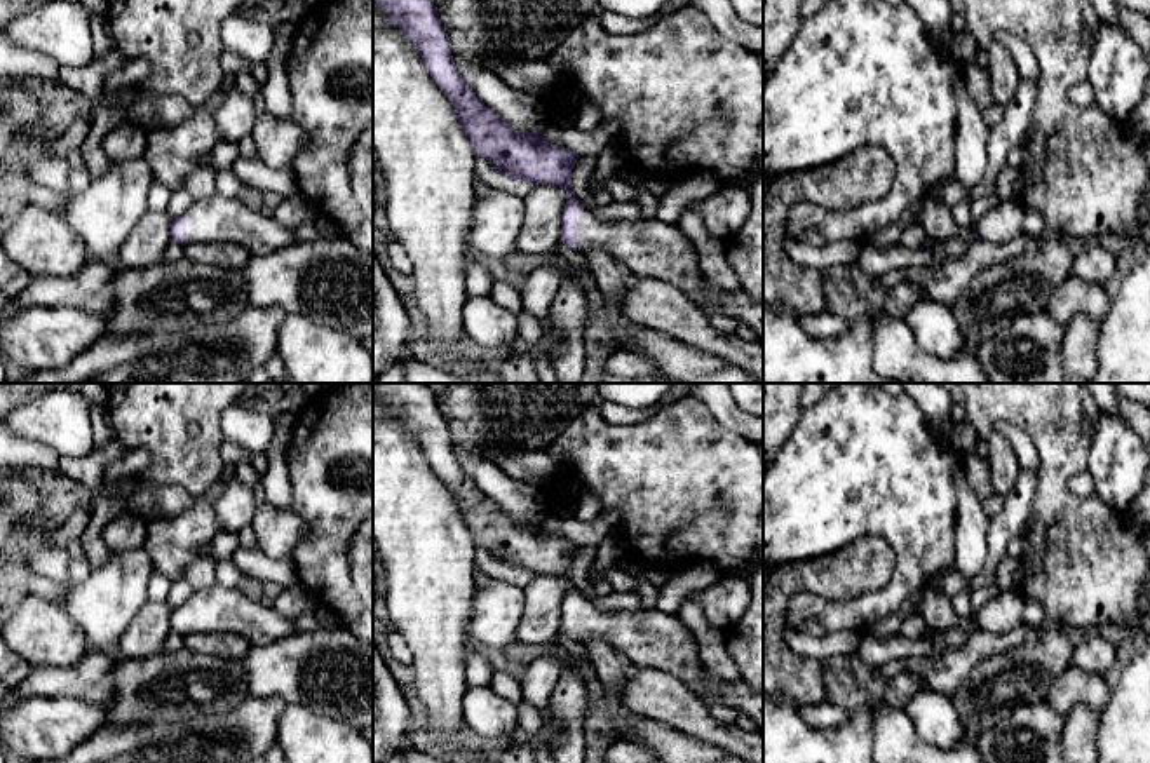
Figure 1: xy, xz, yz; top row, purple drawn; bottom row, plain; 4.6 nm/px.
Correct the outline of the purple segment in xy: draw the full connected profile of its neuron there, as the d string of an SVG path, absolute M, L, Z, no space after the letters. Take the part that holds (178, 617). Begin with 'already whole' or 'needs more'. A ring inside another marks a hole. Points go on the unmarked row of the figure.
needs more | M218 584L195 591L185 604L172 610L171 629L181 636L200 631L230 631L246 638L251 646L270 645L296 632L293 622L281 617L272 604Z

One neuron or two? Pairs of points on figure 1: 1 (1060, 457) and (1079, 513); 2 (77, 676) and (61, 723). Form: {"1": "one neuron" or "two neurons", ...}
{"1": "one neuron", "2": "two neurons"}

